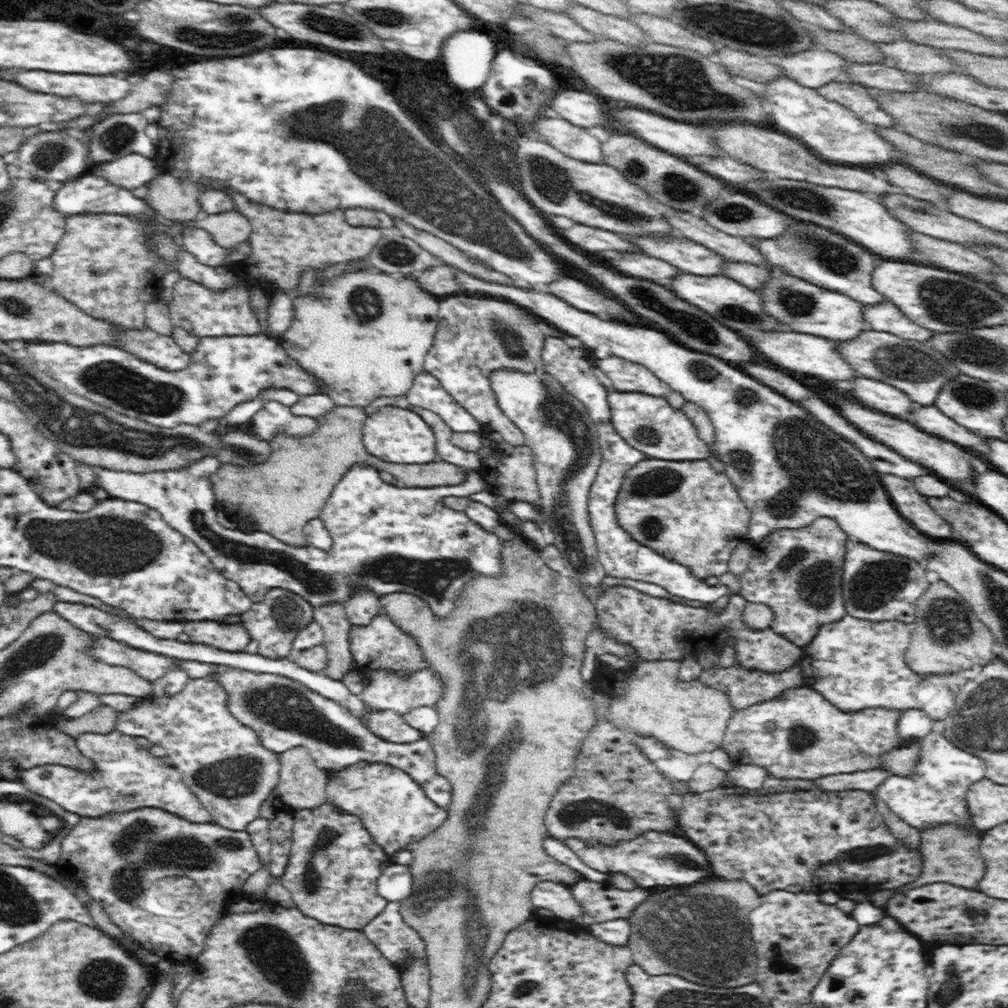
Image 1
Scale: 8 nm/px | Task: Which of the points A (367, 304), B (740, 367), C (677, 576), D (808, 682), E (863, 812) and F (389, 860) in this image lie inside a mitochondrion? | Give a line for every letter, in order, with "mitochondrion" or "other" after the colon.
A: mitochondrion
B: other
C: other
D: other
E: other
F: other

